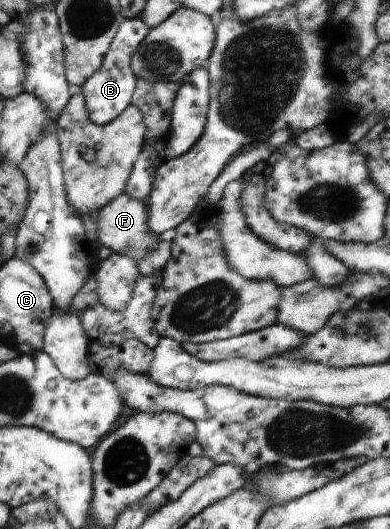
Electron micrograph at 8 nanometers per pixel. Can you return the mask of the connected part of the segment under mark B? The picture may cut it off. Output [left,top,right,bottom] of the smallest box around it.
[79,16,151,126]

